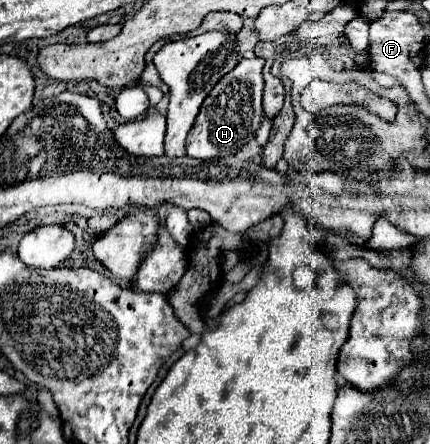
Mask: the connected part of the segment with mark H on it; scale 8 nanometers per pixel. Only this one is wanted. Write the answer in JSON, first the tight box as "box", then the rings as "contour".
{"box":[187,59,265,159],"contour":[[[241,59],[237,67],[227,75],[223,75],[219,83],[211,89],[187,135],[189,157],[215,159],[237,155],[255,137],[255,131],[261,127],[263,121],[263,107],[261,107],[263,63],[265,63],[263,59]]]}

